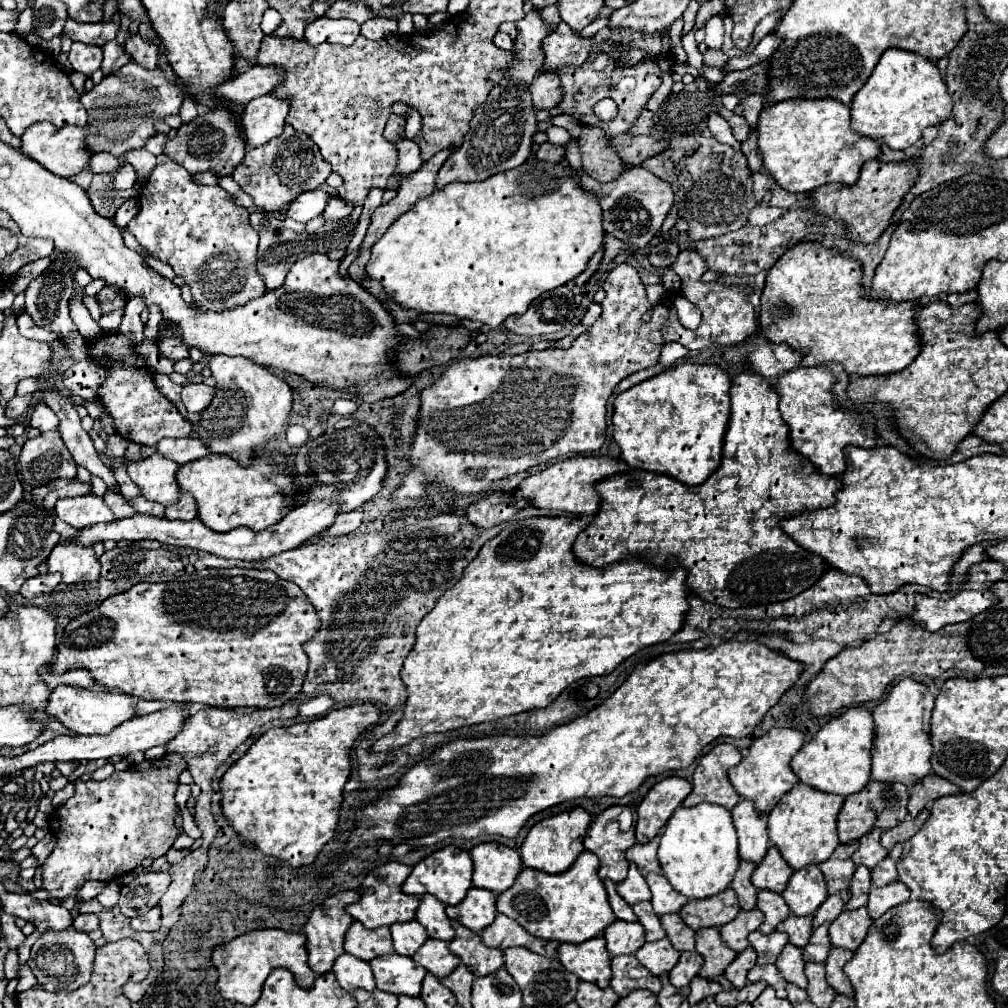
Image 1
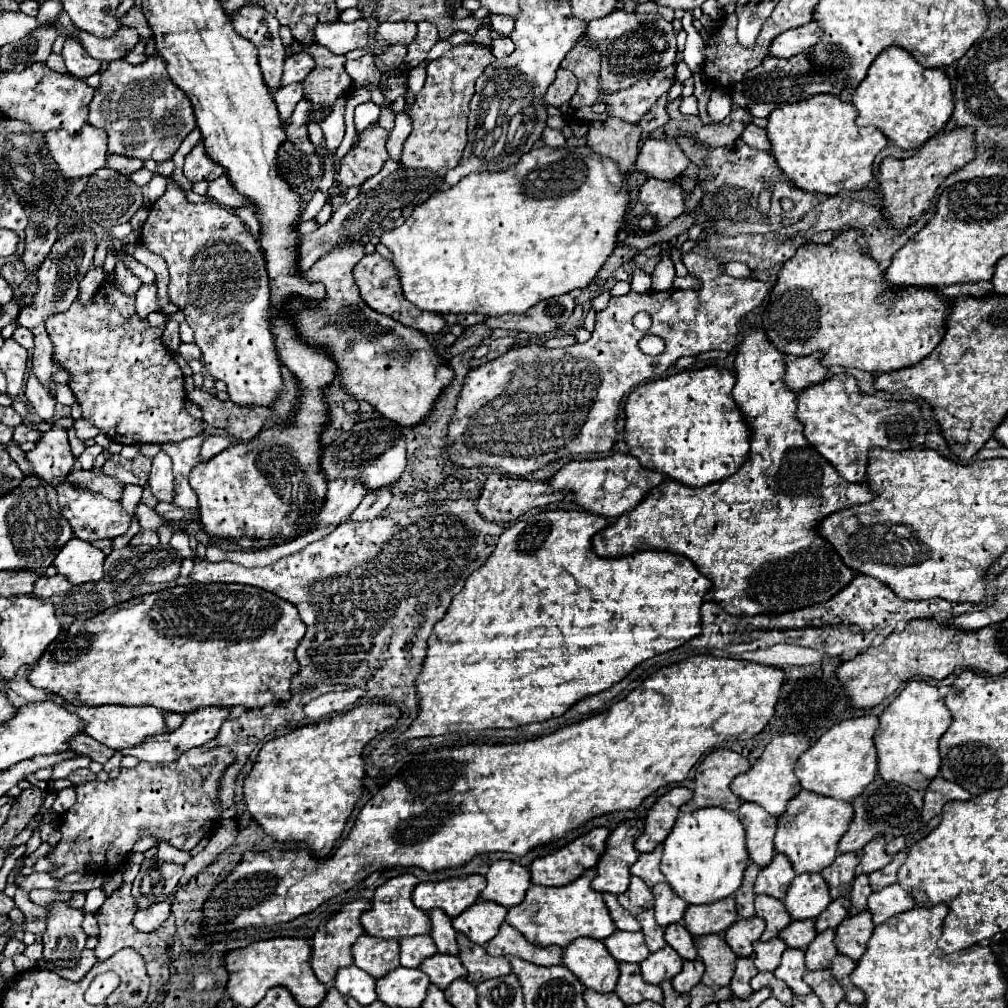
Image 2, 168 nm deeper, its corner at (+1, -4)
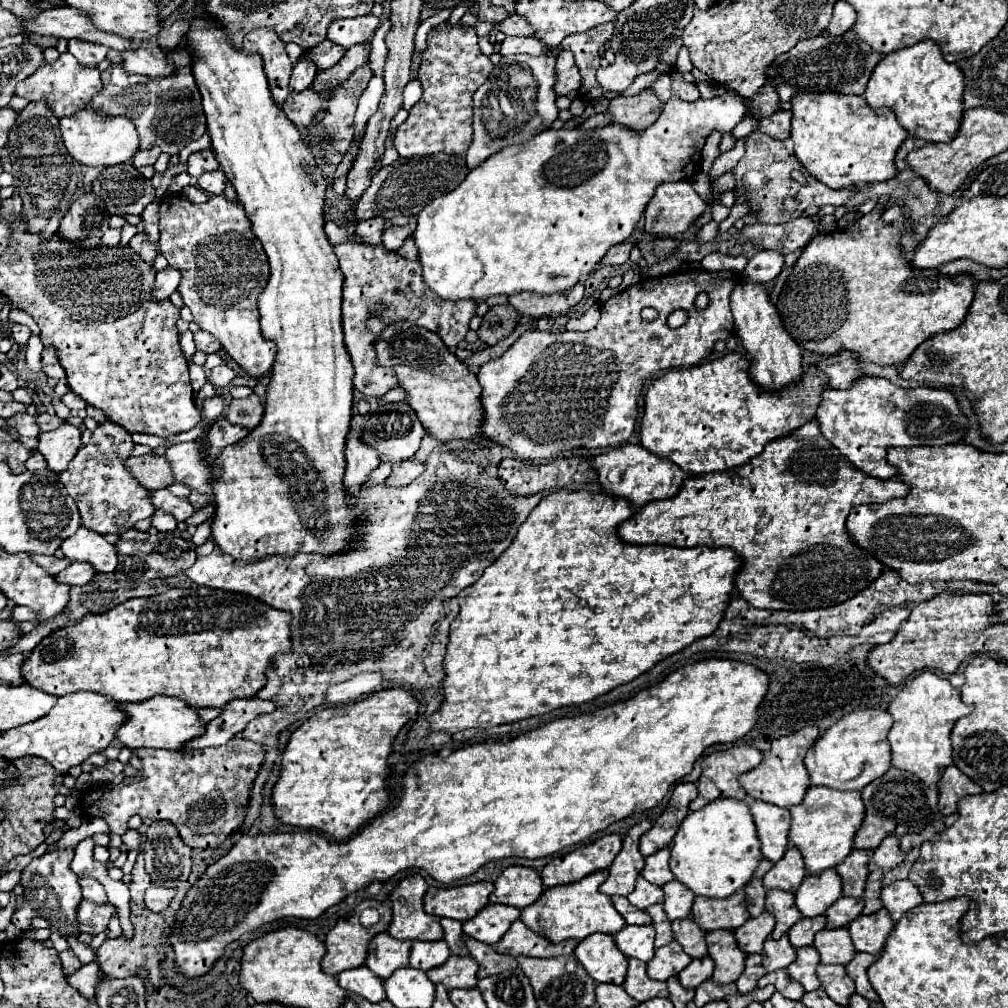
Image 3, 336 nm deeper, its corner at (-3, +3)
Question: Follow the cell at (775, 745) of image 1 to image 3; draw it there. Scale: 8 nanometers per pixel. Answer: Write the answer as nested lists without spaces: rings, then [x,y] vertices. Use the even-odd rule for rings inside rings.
[[[806,727],[796,733],[774,739],[770,753],[762,759],[762,763],[740,777],[740,785],[746,789],[748,797],[760,799],[760,801],[766,801],[766,803],[772,803],[778,807],[786,807],[786,809],[792,805],[798,805],[804,799],[806,789],[810,787],[810,777],[806,773],[802,759],[806,755],[806,751],[810,749],[810,745],[814,745],[814,741],[818,741],[818,737],[820,737],[820,729]]]

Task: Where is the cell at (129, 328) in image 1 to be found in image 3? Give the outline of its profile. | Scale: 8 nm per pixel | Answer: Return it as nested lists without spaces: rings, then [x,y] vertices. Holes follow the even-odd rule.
[[[166,267],[166,269],[158,271],[156,273],[156,281],[154,281],[154,289],[152,289],[154,301],[166,301],[176,291],[178,281],[180,281],[178,269]]]

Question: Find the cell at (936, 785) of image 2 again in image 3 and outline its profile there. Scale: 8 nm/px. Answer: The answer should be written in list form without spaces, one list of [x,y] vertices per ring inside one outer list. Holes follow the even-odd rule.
[[[950,765],[940,781],[936,783],[936,789],[940,793],[938,797],[938,811],[942,815],[952,815],[956,813],[956,805],[962,797],[966,795],[978,795],[982,793],[980,785],[976,785],[970,777],[966,777],[958,767]]]

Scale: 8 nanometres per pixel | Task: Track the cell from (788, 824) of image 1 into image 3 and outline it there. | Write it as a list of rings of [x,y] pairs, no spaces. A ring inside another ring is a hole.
[[[810,787],[802,803],[790,807],[792,825],[788,843],[796,847],[806,863],[808,873],[818,873],[828,867],[836,867],[852,849],[854,833],[864,819],[864,803],[858,791],[834,791],[830,787]]]

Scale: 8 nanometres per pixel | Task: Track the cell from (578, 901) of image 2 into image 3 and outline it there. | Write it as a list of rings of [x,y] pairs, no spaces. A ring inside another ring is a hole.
[[[600,869],[592,875],[586,875],[578,883],[546,889],[542,893],[542,897],[538,901],[534,901],[534,905],[528,905],[526,909],[522,909],[522,915],[520,915],[522,923],[552,943],[560,943],[566,939],[580,941],[596,931],[608,933],[608,935],[618,933],[626,925],[626,921],[620,913],[616,913],[612,899],[598,891],[602,881],[606,881],[606,873],[608,873],[608,869],[604,869],[604,871]]]

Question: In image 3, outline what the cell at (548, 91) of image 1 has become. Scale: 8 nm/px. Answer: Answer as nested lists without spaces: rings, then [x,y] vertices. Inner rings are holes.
[[[562,51],[558,55],[556,75],[558,75],[556,77],[556,85],[554,85],[556,95],[568,95],[570,91],[580,89],[580,85],[582,85],[582,79],[580,79],[580,73],[578,73],[578,65],[576,65],[574,55],[570,51]]]

